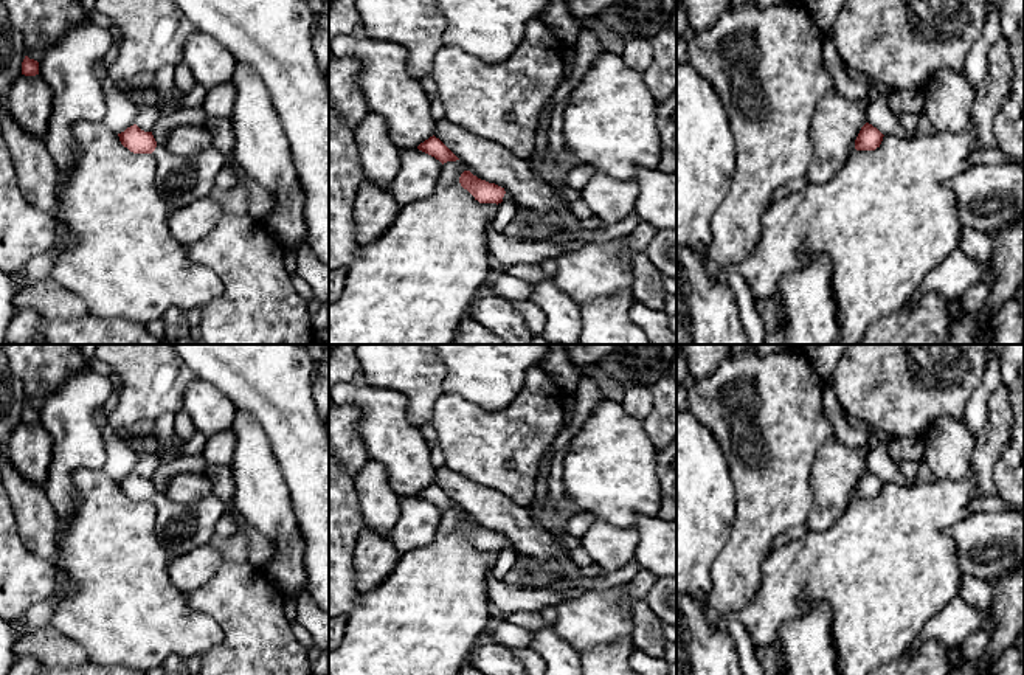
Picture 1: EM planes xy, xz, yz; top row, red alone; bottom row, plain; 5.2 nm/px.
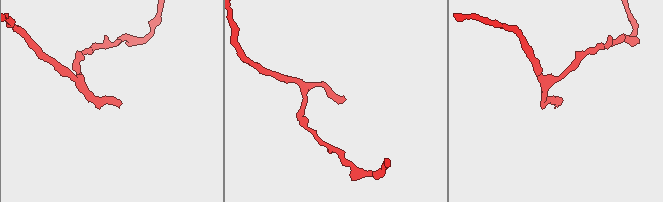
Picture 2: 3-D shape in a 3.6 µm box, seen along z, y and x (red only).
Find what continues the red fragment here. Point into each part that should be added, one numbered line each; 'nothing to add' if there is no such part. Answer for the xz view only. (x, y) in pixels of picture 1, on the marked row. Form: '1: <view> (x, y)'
1: xz (539, 228)

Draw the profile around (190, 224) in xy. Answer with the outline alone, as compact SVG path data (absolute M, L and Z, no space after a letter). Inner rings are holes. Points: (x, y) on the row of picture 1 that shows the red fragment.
M208 196L189 206L171 211L168 225L172 237L188 248L208 236L222 216L223 209L219 202Z

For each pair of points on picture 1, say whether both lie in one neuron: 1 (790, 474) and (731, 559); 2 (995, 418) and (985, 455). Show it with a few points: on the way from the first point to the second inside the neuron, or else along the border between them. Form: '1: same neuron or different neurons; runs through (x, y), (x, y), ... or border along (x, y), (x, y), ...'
1: same neuron; runs through (773, 495), (764, 508), (751, 537)
2: same neuron; runs through (995, 427), (995, 436), (989, 446)

